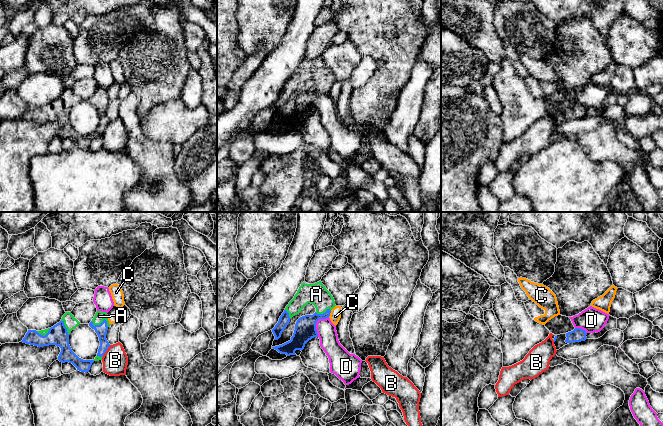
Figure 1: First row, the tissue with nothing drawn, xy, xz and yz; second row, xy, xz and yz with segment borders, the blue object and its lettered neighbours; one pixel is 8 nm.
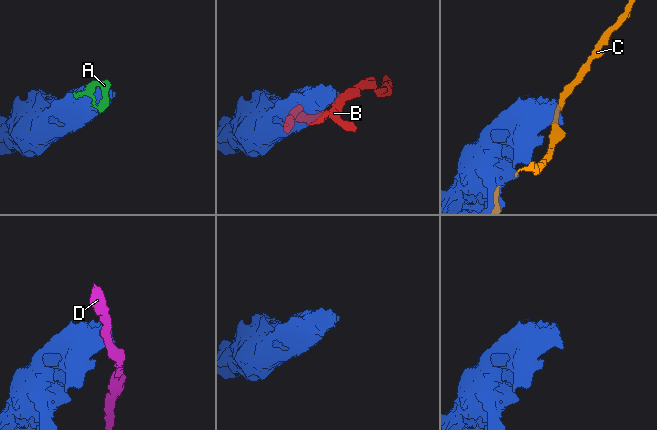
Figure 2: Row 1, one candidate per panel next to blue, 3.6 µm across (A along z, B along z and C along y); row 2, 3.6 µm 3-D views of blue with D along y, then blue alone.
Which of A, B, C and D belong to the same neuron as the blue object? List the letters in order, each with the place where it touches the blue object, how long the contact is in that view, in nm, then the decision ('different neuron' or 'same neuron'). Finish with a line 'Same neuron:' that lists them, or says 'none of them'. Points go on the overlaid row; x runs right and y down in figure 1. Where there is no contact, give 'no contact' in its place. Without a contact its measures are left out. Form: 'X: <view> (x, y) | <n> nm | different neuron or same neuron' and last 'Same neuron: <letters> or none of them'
A: xy (102, 322) | 150 nm | same neuron
B: xy (106, 350) | 110 nm | different neuron
C: xz (329, 314) | 70 nm | different neuron
D: xz (316, 322) | 180 nm | different neuron
Same neuron: A

